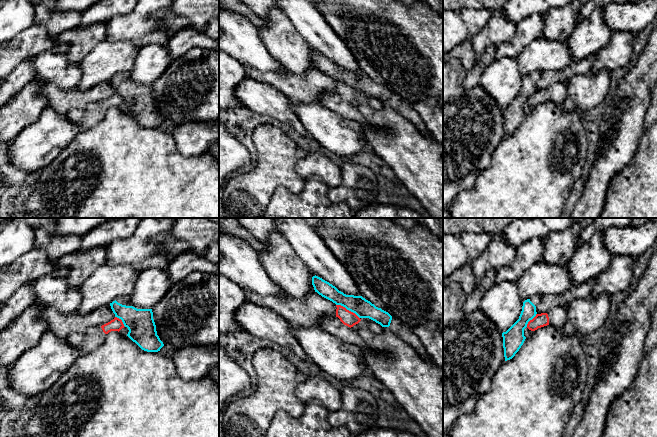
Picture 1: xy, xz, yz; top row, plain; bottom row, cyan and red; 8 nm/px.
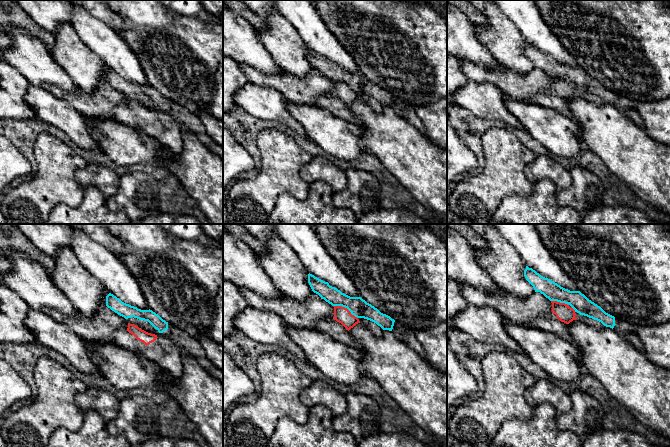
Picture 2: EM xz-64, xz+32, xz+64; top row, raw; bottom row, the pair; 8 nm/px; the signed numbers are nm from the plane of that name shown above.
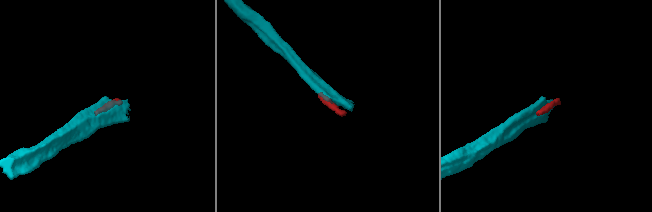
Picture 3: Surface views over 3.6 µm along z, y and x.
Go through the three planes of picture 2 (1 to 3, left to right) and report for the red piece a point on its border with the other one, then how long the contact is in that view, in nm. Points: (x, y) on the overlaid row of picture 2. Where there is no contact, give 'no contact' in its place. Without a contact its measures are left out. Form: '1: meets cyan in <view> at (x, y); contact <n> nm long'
1: no contact
2: meets cyan in xz+32 at (345, 307); contact 220 nm long
3: meets cyan in xz+64 at (559, 301); contact 130 nm long

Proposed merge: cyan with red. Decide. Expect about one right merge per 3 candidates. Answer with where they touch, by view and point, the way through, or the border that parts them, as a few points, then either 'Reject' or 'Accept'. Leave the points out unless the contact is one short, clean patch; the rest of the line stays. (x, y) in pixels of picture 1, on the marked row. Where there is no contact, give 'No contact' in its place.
Touches cyan at xz (348, 309). Boundary: xz (336, 304), (344, 306), (359, 318). Reject

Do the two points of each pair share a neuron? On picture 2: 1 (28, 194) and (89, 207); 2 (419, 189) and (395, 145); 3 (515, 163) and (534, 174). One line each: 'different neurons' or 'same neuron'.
1: different neurons
2: same neuron
3: different neurons

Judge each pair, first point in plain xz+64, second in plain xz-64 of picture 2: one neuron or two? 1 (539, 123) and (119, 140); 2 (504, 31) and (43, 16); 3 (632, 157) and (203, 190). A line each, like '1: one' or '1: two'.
1: one
2: two
3: one

